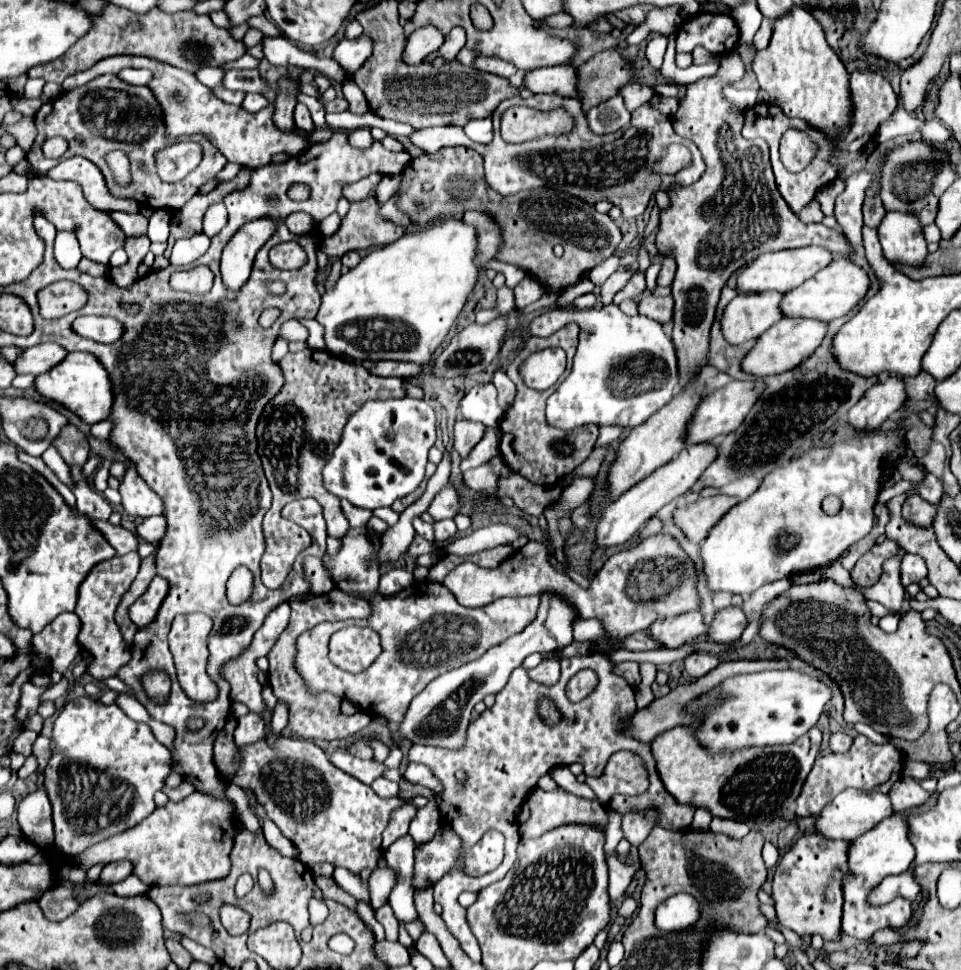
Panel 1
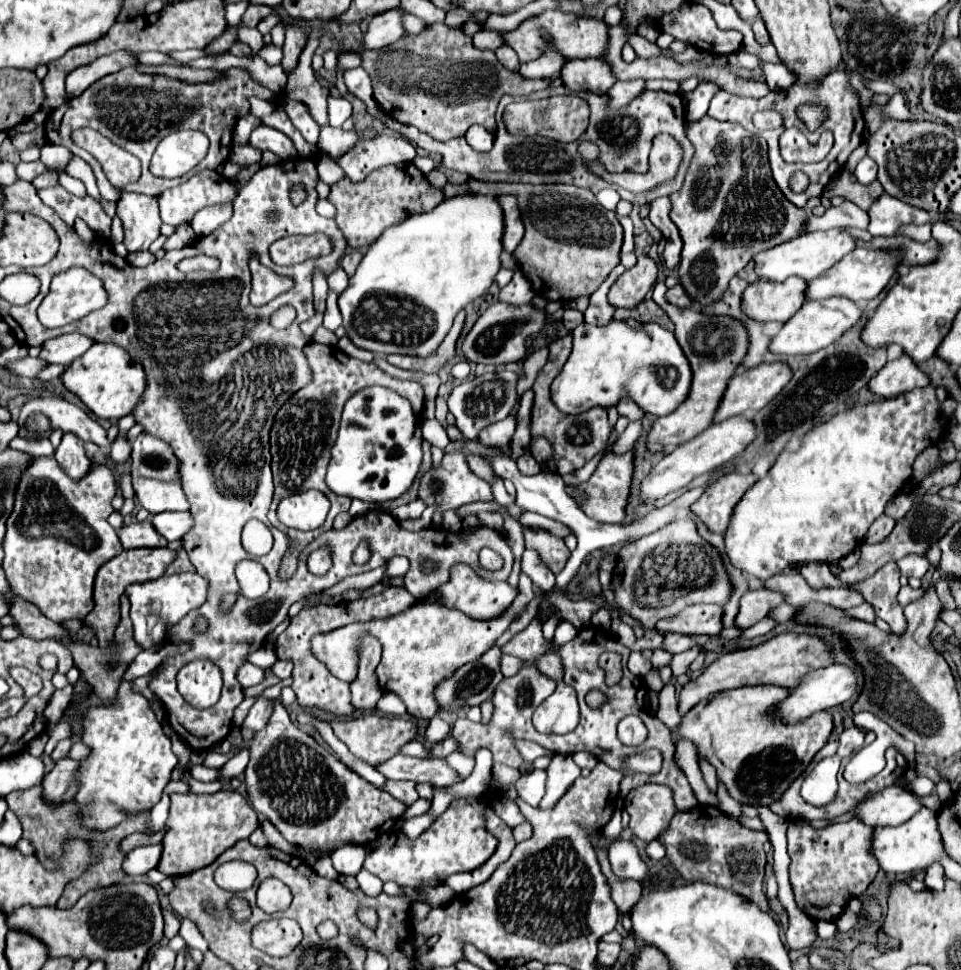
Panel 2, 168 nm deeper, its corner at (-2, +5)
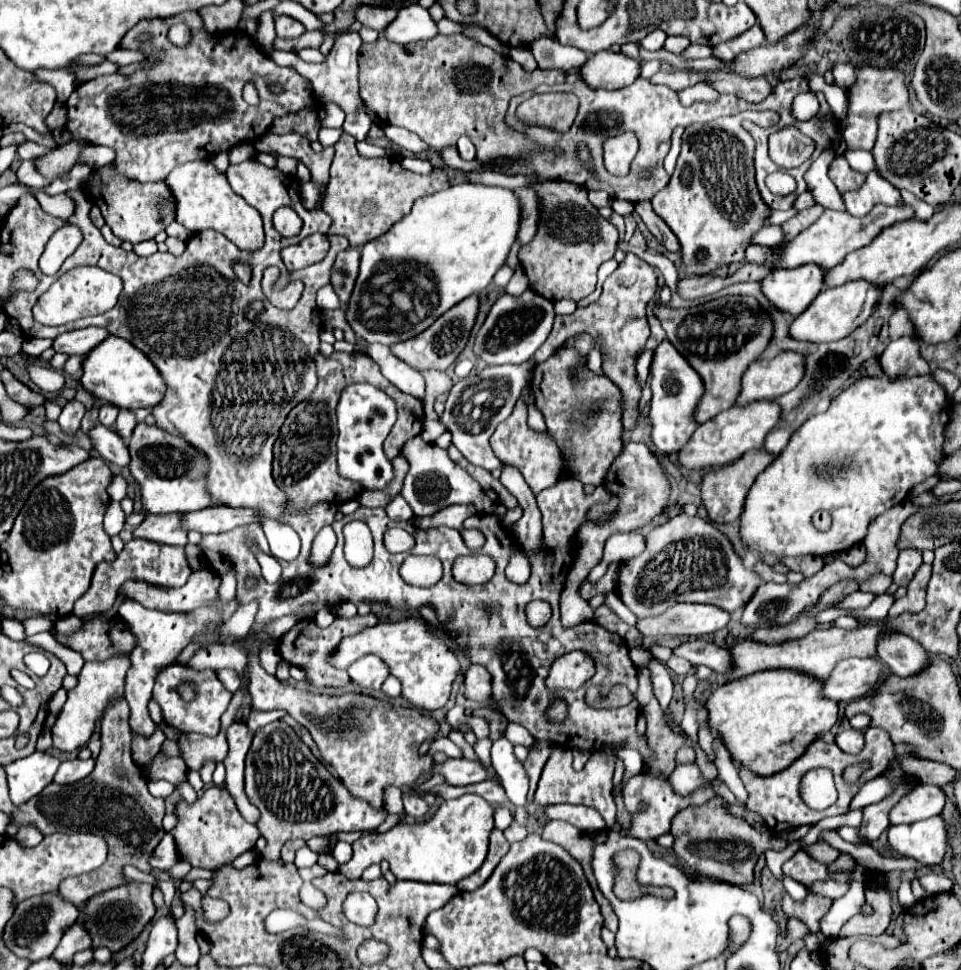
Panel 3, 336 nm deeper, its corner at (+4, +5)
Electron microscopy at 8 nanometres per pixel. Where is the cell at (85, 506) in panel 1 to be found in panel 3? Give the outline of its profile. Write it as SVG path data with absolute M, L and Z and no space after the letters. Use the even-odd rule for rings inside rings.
M74 399L74 401L68 401L68 403L64 405L64 409L62 409L62 413L60 413L60 419L58 419L62 431L64 431L66 435L74 437L76 431L80 429L82 415L84 415L84 405L78 403L76 399Z

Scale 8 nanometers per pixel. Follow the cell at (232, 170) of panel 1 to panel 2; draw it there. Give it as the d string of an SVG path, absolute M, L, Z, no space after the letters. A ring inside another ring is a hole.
M234 145L230 151L230 161L238 163L238 165L260 163L260 157L262 157L262 151L252 145Z

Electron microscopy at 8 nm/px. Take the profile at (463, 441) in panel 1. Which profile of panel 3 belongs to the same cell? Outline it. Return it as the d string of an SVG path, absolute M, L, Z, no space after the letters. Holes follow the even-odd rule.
M520 399L512 411L512 415L502 421L492 439L490 439L490 445L496 453L496 457L502 461L502 463L510 463L510 465L516 465L520 473L524 475L524 481L528 483L528 487L534 491L534 493L540 493L542 489L546 487L552 487L562 475L564 475L564 467L562 467L562 457L560 457L560 451L558 451L558 445L554 443L554 439L548 435L548 433L536 433L532 431L528 425L526 425L526 405L524 401Z

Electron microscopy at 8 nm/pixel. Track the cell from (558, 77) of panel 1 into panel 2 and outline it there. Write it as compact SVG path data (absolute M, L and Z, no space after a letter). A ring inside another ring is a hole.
M570 59L560 71L564 85L572 91L594 91L596 95L606 93L618 79L606 59Z

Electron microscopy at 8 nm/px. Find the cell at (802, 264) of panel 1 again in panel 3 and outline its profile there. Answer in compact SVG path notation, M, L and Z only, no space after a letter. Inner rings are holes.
M876 205L870 215L866 217L852 217L846 211L830 211L826 209L816 223L812 223L808 229L804 229L800 235L792 237L784 247L778 247L782 253L776 255L770 245L750 245L746 249L746 261L750 263L764 263L772 271L778 269L794 269L806 263L816 263L822 269L830 269L838 265L848 253L862 249L872 243L872 239L884 229L890 227L898 221L906 221L912 217L912 207L902 205L902 207L888 207L888 205Z

